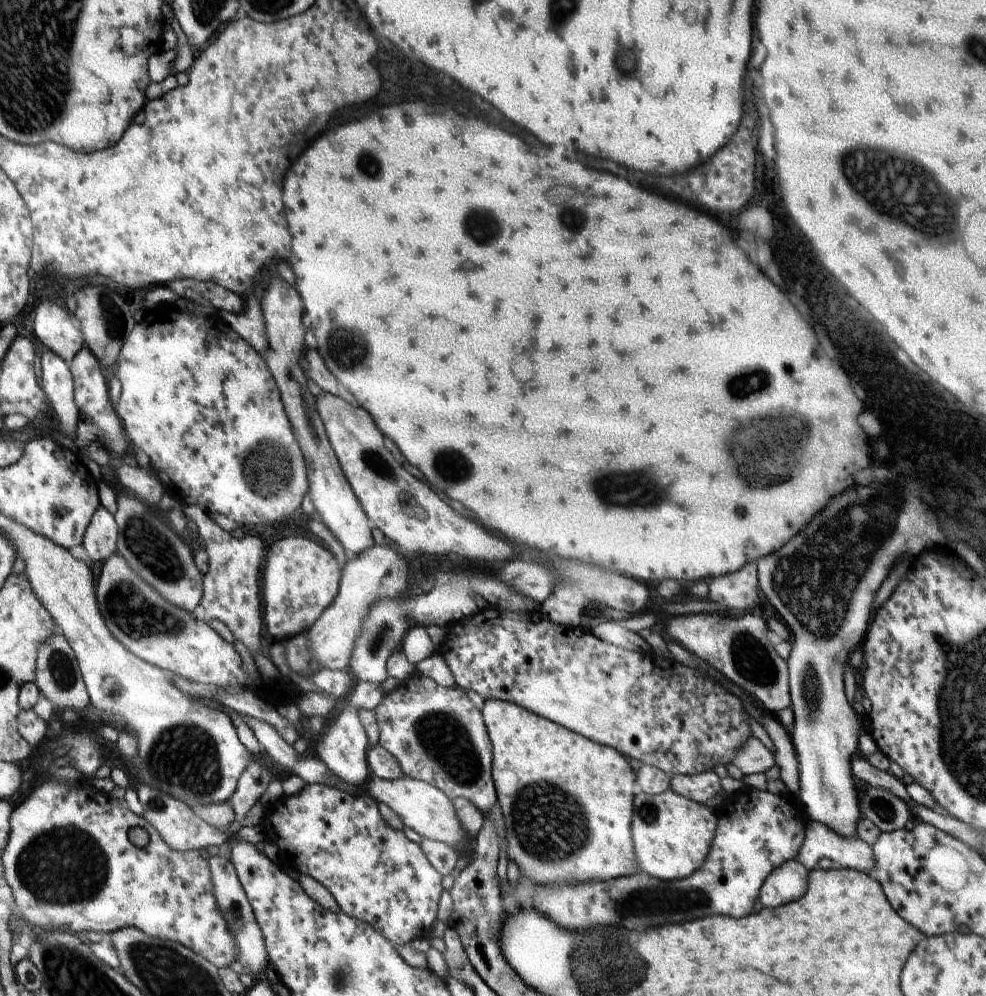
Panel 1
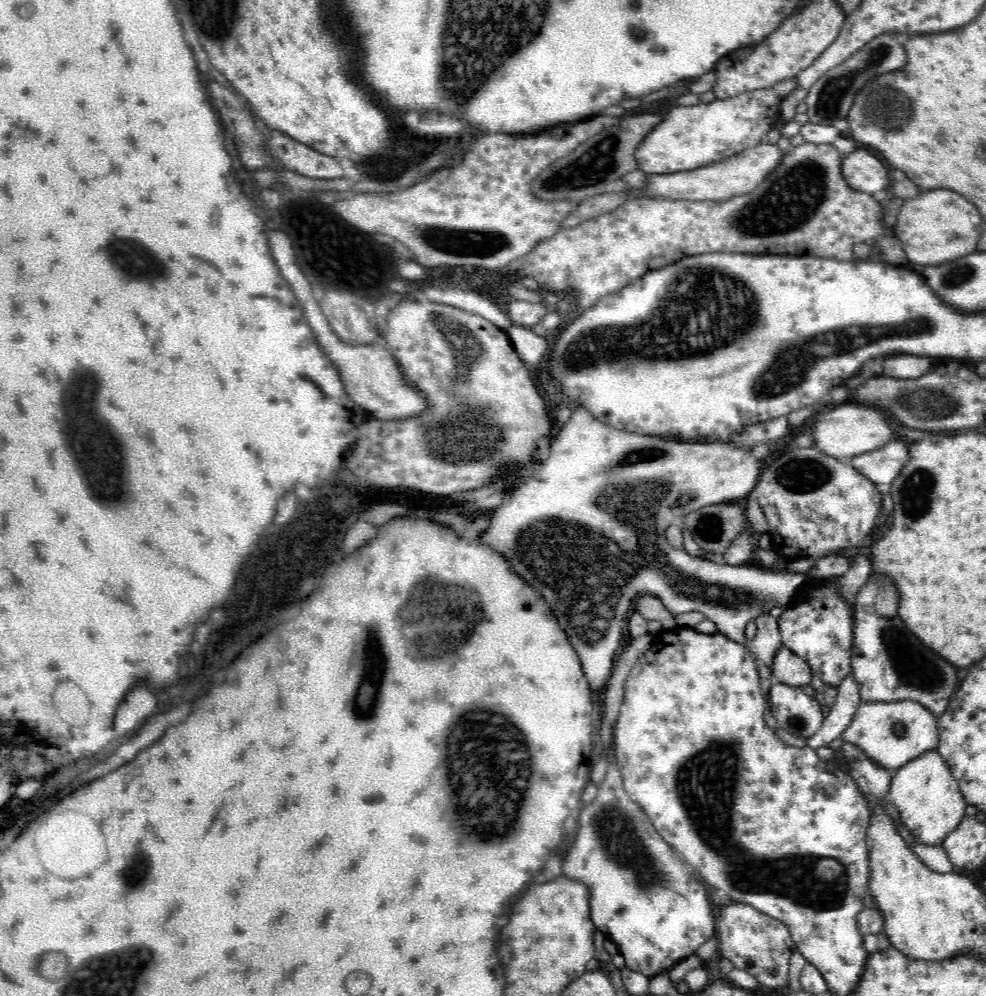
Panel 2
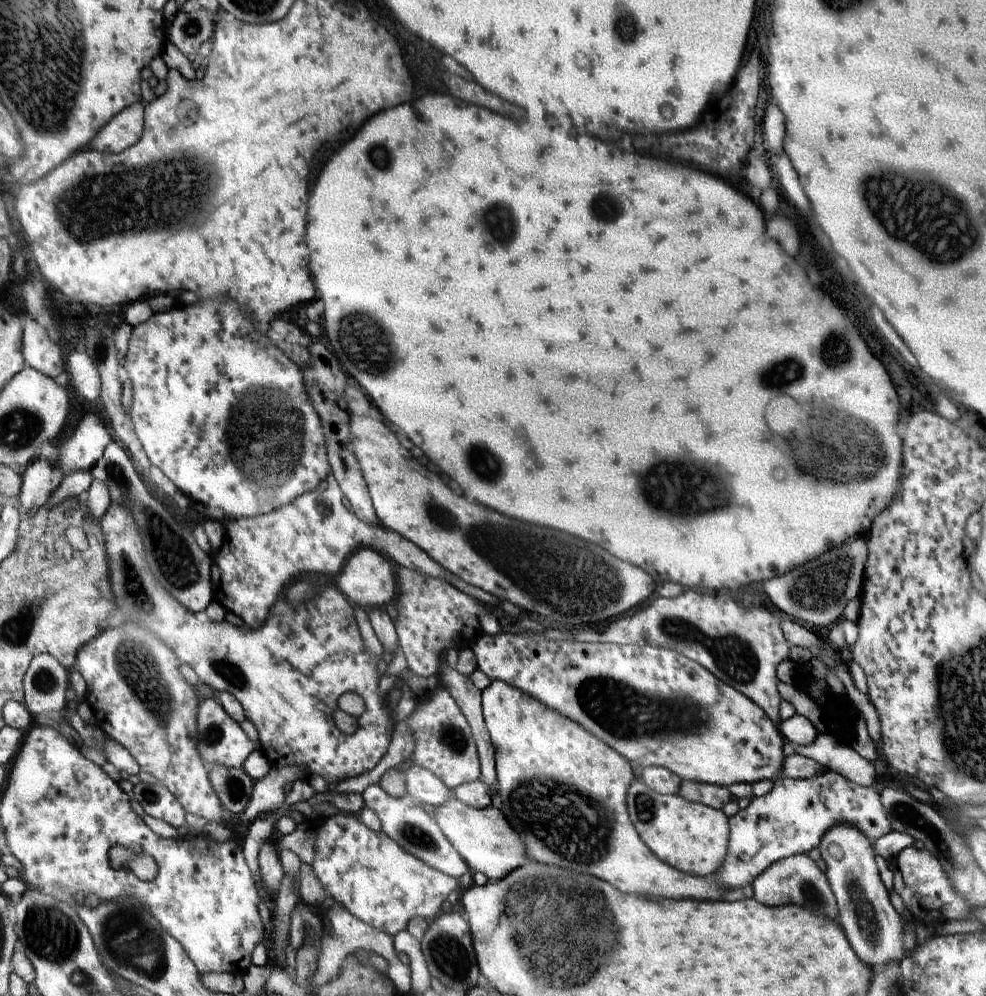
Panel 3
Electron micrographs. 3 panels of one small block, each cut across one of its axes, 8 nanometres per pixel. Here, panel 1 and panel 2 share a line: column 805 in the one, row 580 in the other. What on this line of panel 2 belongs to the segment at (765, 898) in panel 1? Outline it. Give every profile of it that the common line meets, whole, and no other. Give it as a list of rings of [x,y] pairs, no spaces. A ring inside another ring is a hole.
[[[872,573],[857,592],[853,604],[855,627],[851,673],[858,683],[863,702],[914,700],[940,718],[955,696],[956,670],[920,644],[920,640],[906,628],[906,623],[900,620],[898,606],[900,594],[896,583],[882,573]]]

